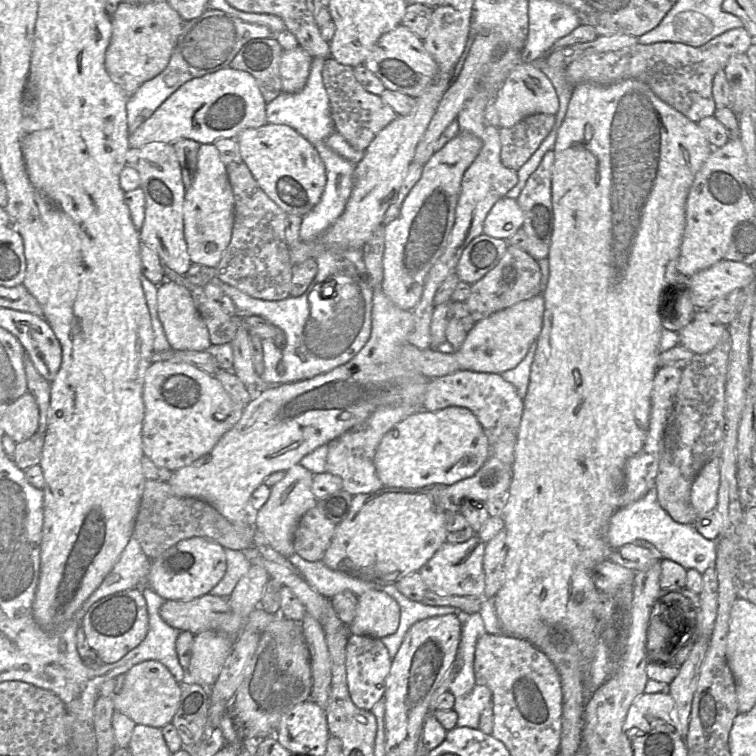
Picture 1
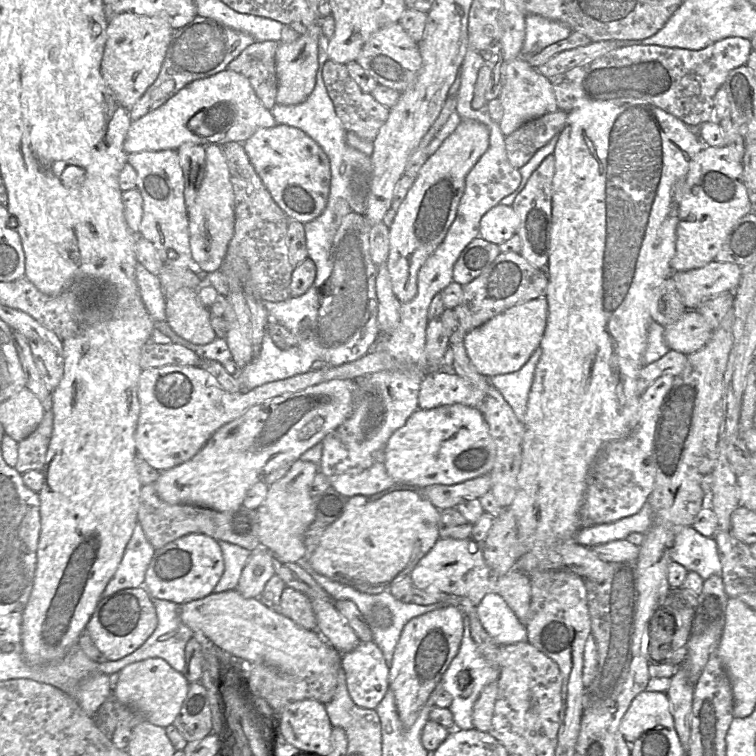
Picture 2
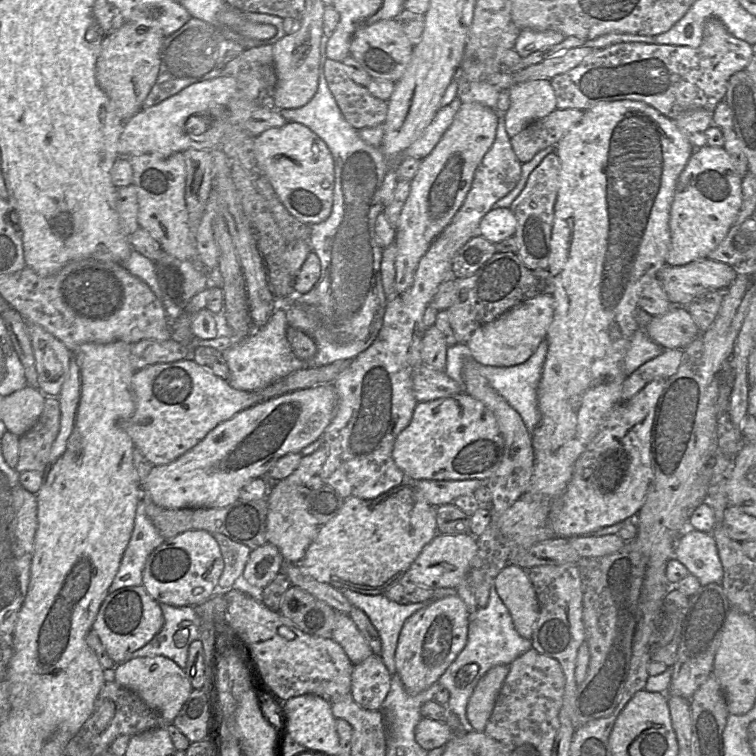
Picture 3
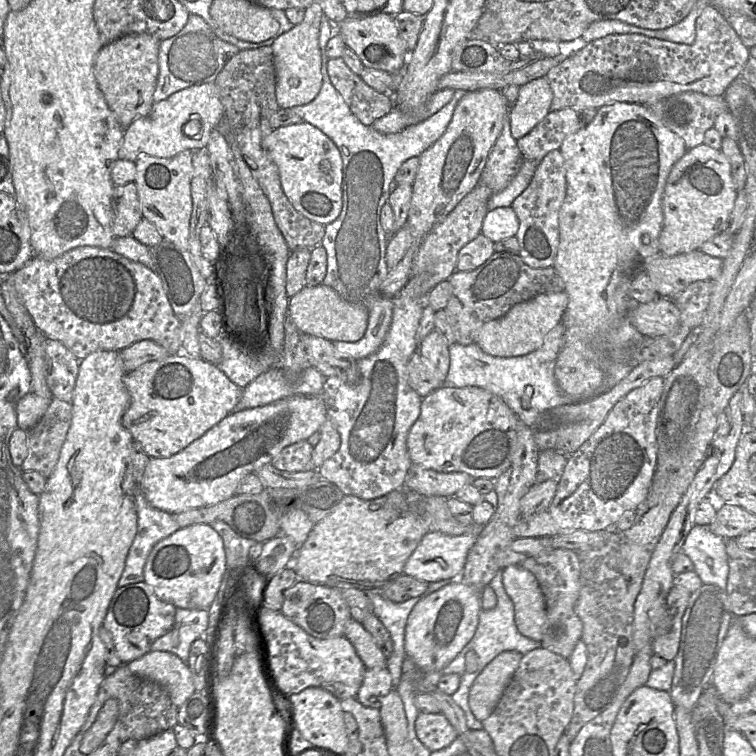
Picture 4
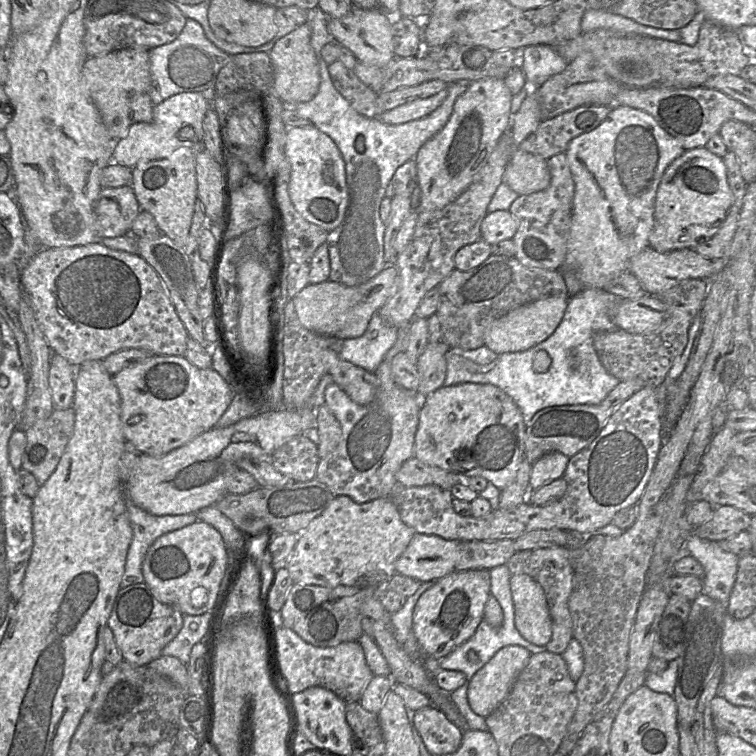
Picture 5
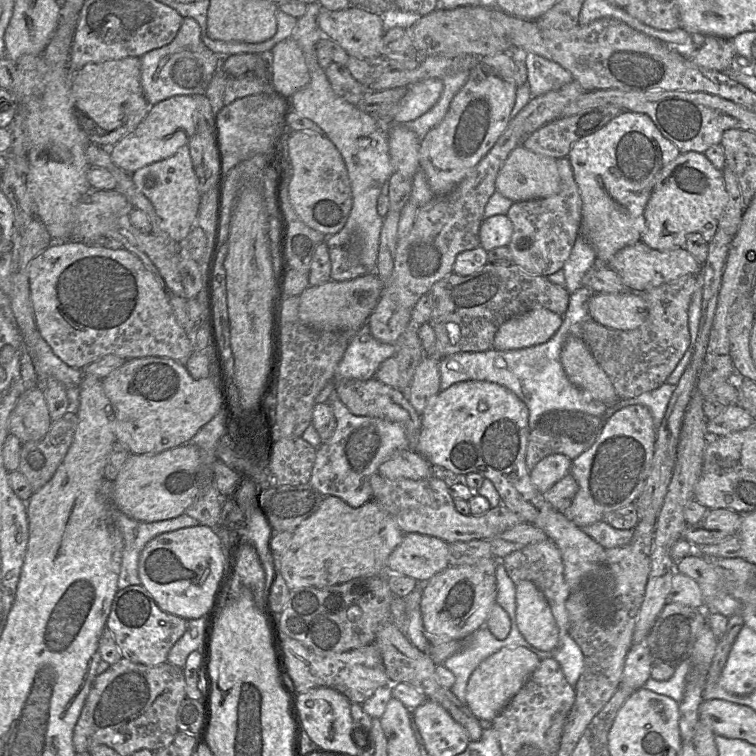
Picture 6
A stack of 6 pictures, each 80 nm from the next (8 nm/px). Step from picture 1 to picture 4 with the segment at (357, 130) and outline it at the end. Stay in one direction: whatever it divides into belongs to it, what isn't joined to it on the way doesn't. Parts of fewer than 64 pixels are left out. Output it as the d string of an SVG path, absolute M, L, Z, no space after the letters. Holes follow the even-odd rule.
M341 57L329 59L327 69L332 85L363 125L370 126L395 108L392 95L368 86Z

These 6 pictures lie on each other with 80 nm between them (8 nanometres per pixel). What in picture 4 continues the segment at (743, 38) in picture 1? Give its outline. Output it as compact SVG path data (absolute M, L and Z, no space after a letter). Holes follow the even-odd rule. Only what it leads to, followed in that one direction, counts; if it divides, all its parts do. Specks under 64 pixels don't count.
M714 6L706 7L696 22L696 39L693 44L682 44L640 34L608 35L587 43L580 51L552 68L546 78L552 89L551 111L565 108L595 108L616 102L651 106L671 95L697 92L707 96L723 96L728 86L741 73L750 57L746 47L722 12Z

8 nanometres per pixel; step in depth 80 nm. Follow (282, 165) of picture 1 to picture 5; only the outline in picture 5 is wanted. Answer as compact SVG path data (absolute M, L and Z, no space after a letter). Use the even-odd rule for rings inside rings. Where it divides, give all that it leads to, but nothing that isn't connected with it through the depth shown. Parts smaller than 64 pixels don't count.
M314 125L289 127L285 153L291 168L288 194L295 210L308 222L334 230L343 219L348 200L345 164L338 147Z

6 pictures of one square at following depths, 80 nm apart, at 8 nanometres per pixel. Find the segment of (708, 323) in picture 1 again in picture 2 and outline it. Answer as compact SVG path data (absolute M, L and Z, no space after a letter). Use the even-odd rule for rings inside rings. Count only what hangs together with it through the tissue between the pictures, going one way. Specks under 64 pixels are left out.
M688 308L676 322L664 328L667 346L685 355L705 346L714 330L696 309Z

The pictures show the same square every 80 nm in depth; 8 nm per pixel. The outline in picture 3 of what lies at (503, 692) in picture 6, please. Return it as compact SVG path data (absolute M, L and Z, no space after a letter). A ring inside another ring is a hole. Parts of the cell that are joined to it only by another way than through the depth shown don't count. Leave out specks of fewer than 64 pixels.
M509 665L494 666L476 685L466 709L473 730L484 731L508 672Z

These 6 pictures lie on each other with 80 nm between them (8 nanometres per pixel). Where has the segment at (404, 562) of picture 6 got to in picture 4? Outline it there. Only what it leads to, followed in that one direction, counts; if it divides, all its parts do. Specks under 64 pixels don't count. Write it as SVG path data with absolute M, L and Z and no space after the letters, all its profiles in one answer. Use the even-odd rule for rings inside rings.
M439 531L426 533L407 559L403 574L412 576L427 583L445 579L457 579L464 568L467 554L477 539L476 532L462 535L448 535Z

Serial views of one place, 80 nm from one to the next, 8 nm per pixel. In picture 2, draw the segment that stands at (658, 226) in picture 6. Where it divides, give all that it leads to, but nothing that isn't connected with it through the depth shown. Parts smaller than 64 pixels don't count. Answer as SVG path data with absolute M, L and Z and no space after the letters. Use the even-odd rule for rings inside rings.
M704 146L694 157L686 176L678 209L676 252L671 261L673 271L687 271L715 260L731 229L753 211L742 181L743 164L734 148Z

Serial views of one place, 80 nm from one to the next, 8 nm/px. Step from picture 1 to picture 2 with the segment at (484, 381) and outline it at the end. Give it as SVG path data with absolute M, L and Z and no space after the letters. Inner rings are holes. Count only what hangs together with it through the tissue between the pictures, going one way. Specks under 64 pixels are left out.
M453 370L426 372L420 383L418 408L432 409L455 403L475 408L475 396L465 380Z

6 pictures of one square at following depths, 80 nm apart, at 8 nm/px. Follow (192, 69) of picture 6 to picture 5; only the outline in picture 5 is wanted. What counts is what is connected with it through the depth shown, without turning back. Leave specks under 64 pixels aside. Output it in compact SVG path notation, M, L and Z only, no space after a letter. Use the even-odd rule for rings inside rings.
M187 18L182 31L174 41L149 50L150 97L153 105L182 92L215 94L214 84L217 74L228 58L227 53L207 39L202 26L196 20Z

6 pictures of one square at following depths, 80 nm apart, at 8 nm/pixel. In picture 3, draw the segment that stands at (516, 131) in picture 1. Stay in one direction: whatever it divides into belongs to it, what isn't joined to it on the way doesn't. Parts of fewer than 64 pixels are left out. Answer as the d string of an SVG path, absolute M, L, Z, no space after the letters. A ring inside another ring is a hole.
M555 109L546 117L530 124L510 139L521 164L530 161L539 151L558 142L583 119L584 111Z

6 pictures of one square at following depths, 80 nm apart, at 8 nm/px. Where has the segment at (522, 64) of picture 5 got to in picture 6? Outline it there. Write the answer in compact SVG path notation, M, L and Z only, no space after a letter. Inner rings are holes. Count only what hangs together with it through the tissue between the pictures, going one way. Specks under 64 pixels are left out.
M518 53L527 68L527 84L532 97L558 90L573 80L571 73L559 64L534 53Z

